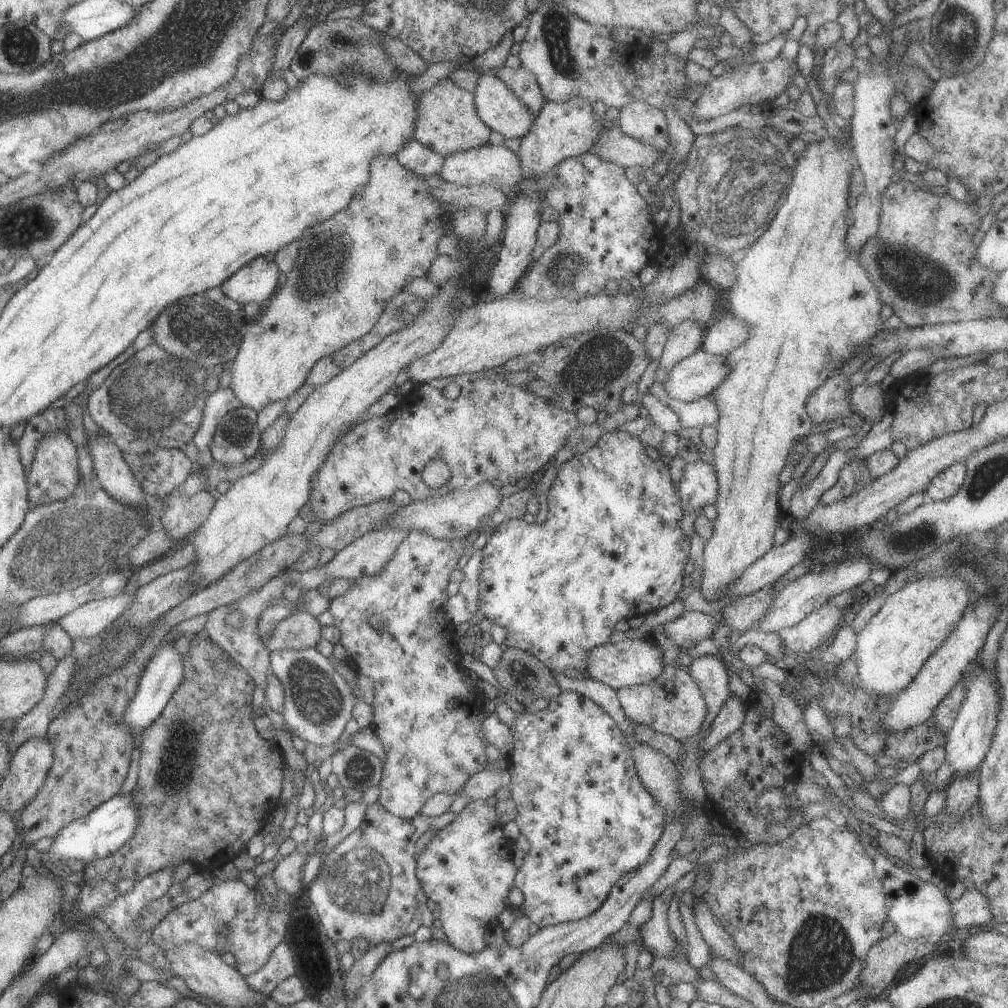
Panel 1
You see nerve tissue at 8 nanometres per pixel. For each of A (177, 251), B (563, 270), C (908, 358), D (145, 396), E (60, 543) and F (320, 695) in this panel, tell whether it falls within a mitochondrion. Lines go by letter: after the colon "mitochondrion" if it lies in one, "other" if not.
A: other
B: mitochondrion
C: other
D: mitochondrion
E: mitochondrion
F: mitochondrion

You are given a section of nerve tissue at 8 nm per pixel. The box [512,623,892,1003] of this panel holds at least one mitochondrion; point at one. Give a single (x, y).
(820, 954)

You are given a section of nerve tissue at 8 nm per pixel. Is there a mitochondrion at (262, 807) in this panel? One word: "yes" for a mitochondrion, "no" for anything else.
no

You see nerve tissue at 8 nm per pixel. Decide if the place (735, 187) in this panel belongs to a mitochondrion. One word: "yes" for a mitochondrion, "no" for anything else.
yes

